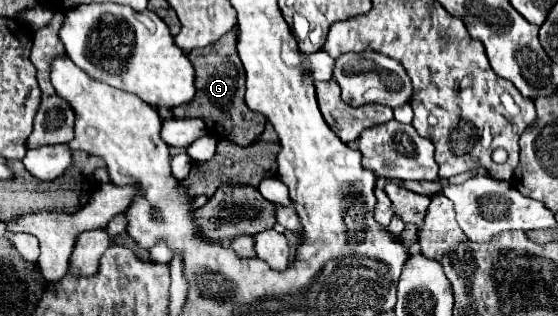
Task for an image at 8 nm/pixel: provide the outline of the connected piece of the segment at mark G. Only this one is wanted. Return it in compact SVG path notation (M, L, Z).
M238 27L230 29L226 35L222 35L214 45L204 49L194 49L188 53L188 59L192 61L196 69L196 97L186 107L172 109L174 117L200 117L206 121L206 127L210 135L218 135L222 139L228 139L236 145L250 145L260 137L264 131L266 119L254 111L248 109L244 103L244 67L236 51L236 39L238 39Z

